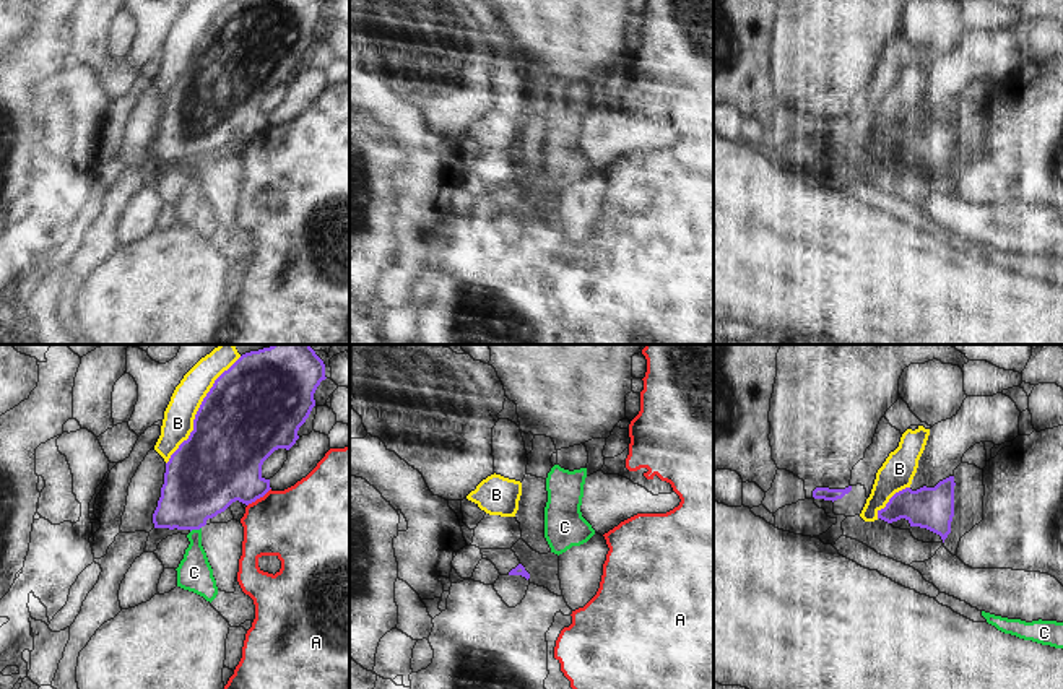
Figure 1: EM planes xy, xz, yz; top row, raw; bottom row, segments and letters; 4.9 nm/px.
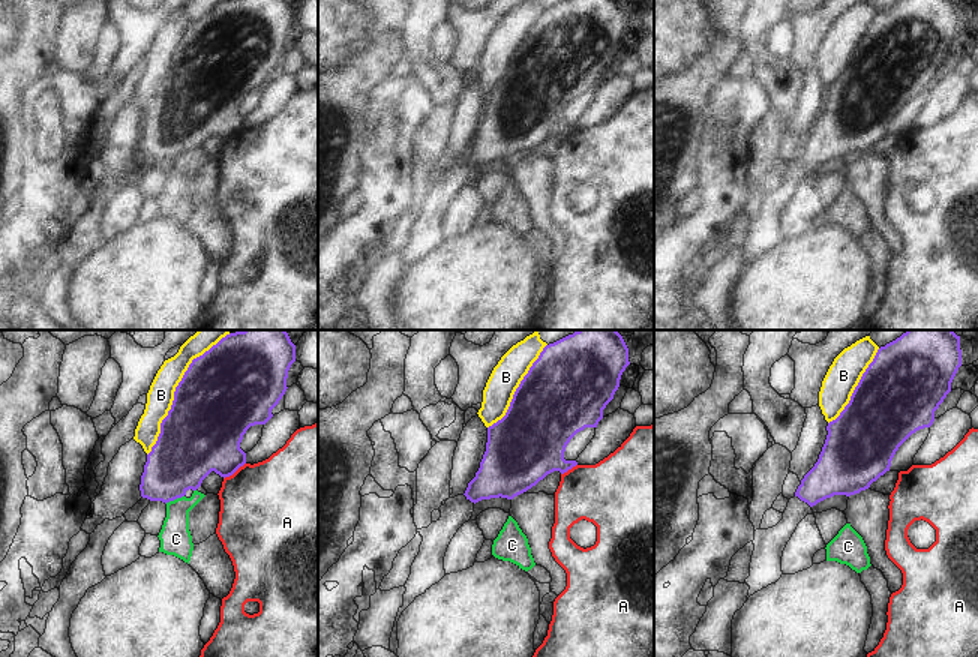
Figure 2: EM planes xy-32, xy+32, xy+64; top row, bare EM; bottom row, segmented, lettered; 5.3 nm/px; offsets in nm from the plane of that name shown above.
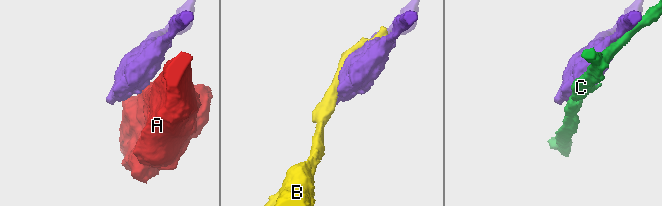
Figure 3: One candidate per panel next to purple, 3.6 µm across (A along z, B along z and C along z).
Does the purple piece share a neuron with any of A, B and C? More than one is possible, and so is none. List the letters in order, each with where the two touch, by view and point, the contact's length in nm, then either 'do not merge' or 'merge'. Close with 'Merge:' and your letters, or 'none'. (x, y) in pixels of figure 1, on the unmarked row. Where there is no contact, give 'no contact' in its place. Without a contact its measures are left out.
A: xy (259, 134) | 150 nm | do not merge
B: xy (197, 49) | 600 nm | do not merge
C: xy (195, 164) | 60 nm | do not merge
Merge: none

